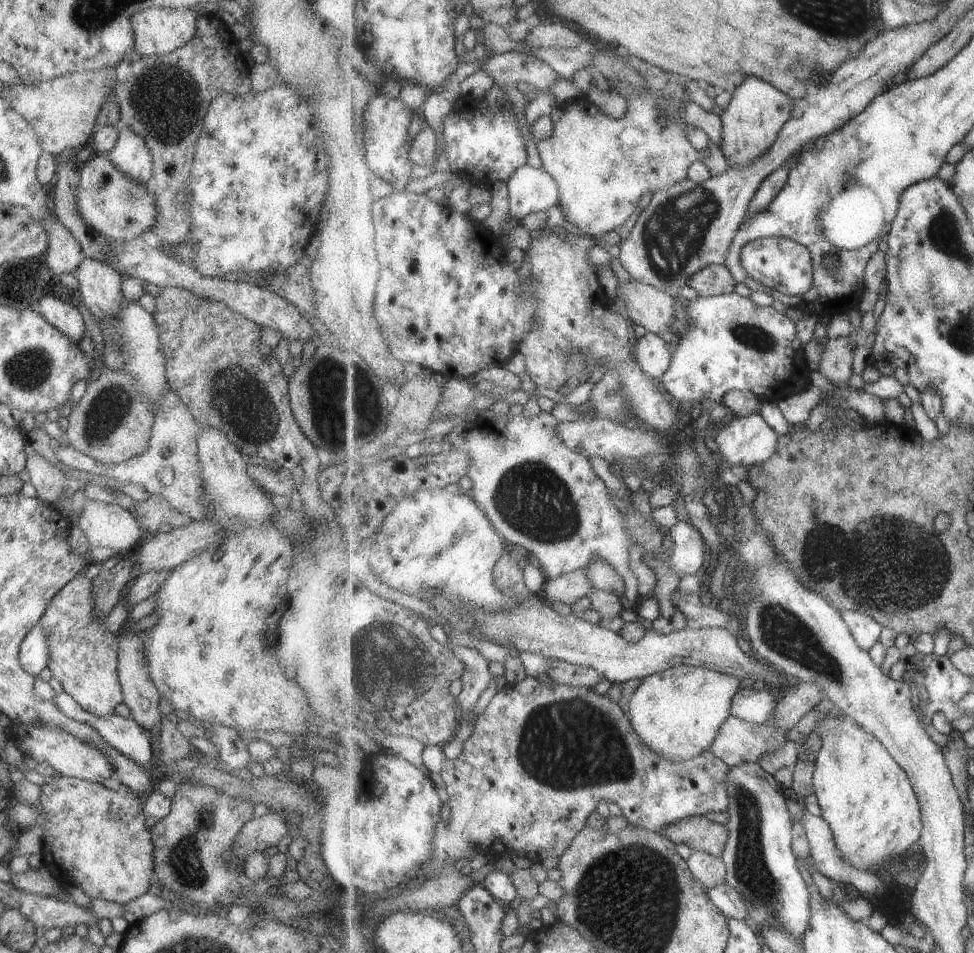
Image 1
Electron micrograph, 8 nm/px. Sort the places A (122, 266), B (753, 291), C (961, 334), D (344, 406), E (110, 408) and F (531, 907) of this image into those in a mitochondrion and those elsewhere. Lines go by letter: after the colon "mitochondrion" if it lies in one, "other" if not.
A: other
B: other
C: mitochondrion
D: mitochondrion
E: mitochondrion
F: other

